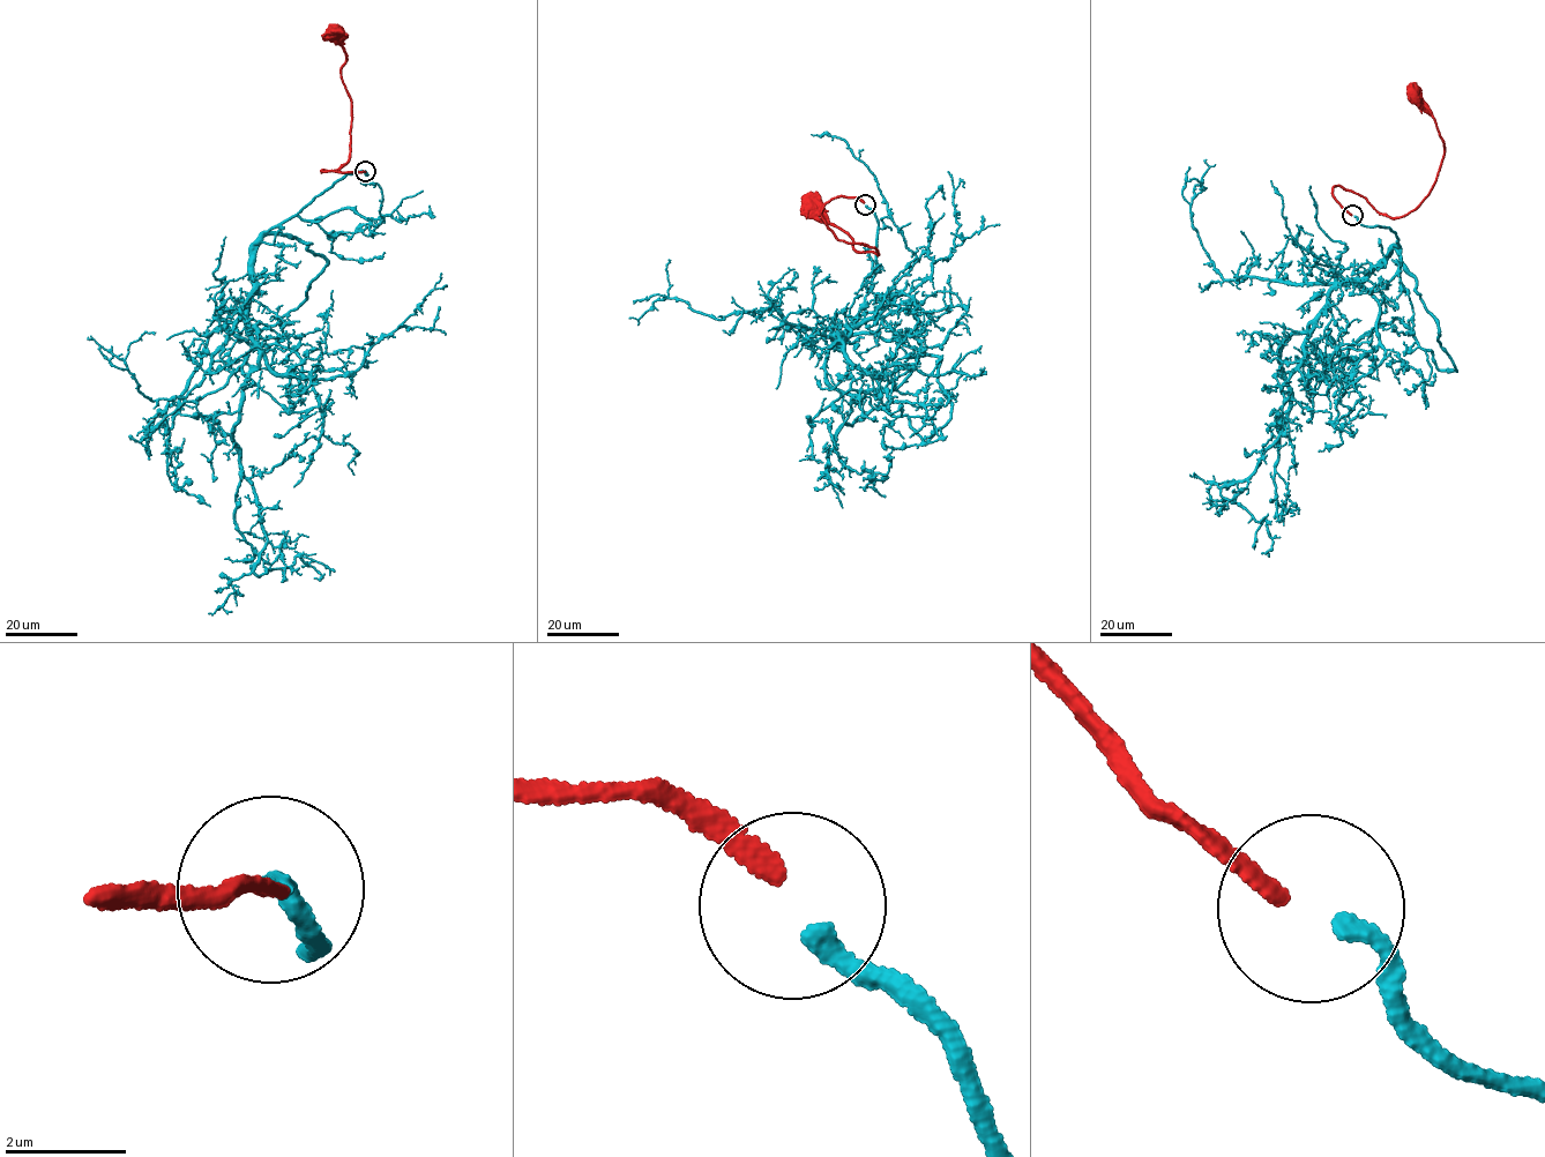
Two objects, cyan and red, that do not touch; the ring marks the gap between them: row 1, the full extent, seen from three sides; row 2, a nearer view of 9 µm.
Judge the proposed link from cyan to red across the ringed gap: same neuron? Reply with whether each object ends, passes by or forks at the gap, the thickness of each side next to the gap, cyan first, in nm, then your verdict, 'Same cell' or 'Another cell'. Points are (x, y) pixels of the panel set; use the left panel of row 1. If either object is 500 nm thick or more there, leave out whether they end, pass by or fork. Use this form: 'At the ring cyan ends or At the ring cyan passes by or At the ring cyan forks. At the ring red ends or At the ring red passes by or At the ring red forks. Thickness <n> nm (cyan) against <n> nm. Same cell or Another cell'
At the ring cyan ends. At the ring red ends. Thickness 280 nm (cyan) against 240 nm. Same cell

